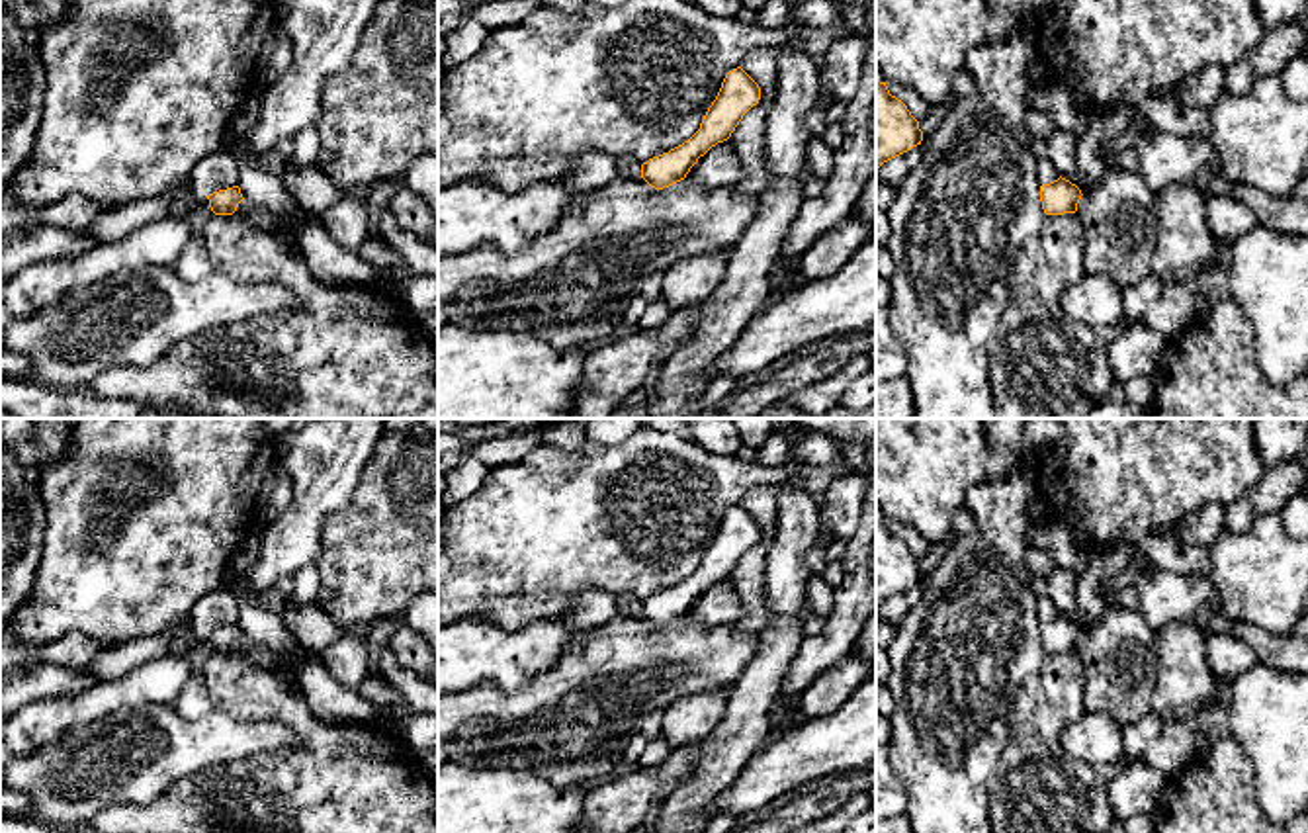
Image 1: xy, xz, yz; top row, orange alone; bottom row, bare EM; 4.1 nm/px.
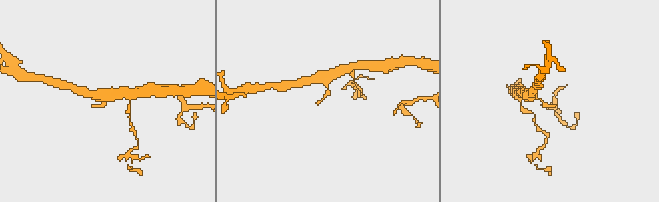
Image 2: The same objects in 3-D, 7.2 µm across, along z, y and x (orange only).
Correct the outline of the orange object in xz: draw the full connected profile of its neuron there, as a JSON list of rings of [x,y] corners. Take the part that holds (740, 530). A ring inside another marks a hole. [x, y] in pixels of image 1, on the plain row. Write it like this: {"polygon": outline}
{"polygon": [[[741,504],[729,508],[700,567],[688,579],[643,602],[628,592],[614,594],[618,616],[643,616],[655,628],[684,618],[700,594],[731,575],[743,553],[757,544],[759,538],[759,522]]]}

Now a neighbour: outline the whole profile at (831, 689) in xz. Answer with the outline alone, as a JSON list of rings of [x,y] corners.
[[[854,655],[823,671],[798,698],[798,710],[821,718],[839,710],[870,677],[872,661]]]

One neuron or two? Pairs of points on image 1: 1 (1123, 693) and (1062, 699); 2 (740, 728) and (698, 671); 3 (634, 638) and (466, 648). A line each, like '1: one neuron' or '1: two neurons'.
1: two neurons
2: two neurons
3: two neurons

